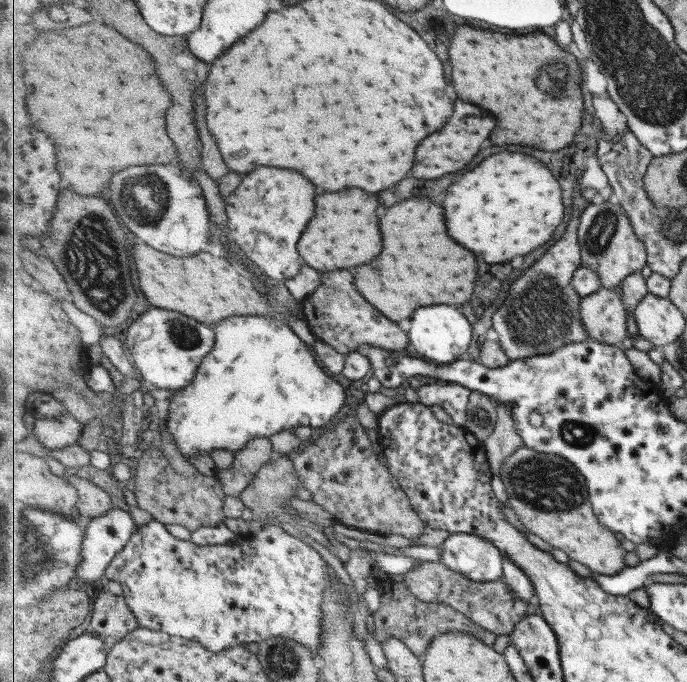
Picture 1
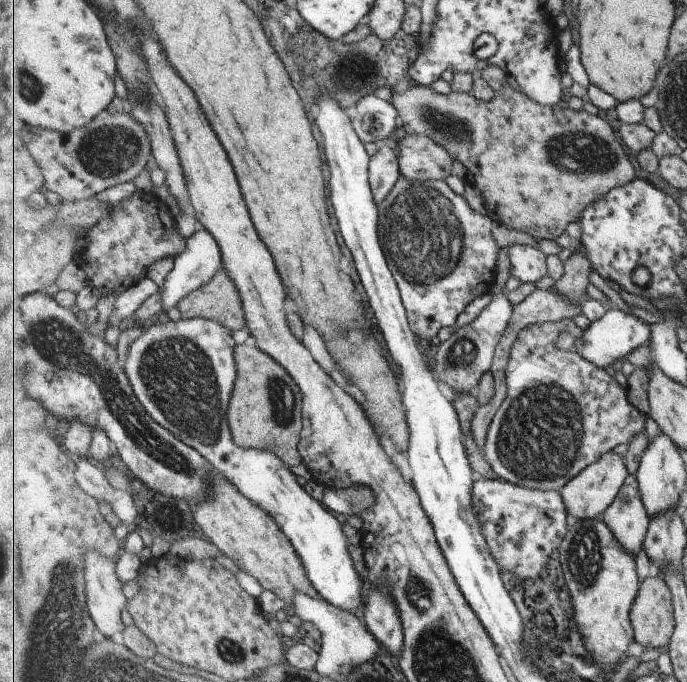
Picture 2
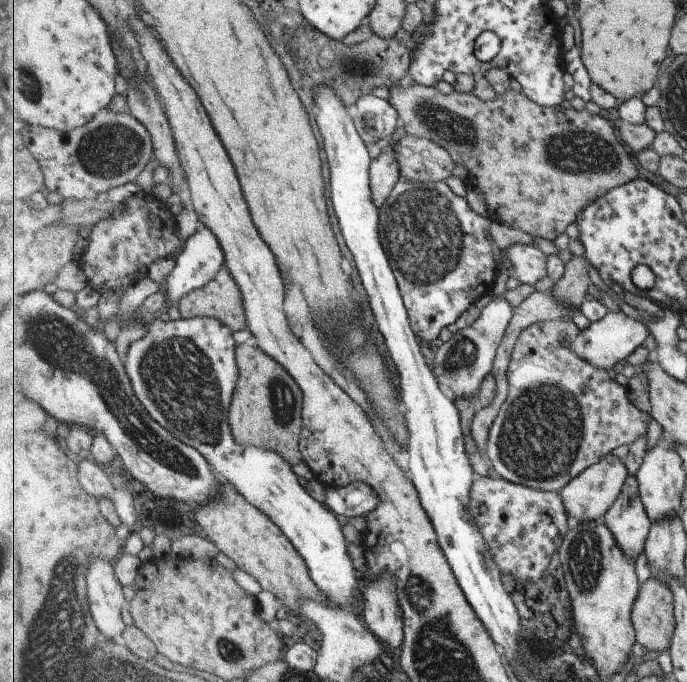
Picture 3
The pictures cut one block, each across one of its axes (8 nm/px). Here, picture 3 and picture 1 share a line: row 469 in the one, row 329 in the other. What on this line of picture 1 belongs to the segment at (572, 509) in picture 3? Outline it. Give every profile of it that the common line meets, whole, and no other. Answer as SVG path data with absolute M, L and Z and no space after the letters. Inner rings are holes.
M603 287L583 298L581 315L589 338L617 346L627 343L627 310L624 301L613 289Z

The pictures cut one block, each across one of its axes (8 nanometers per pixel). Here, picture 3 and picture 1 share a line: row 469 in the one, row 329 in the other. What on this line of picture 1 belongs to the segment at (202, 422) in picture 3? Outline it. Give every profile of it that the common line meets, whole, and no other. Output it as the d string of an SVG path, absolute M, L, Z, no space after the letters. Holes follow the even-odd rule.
M230 316L225 320L219 321L213 326L215 332L217 332L217 341L215 341L215 347L213 351L207 354L207 358L203 359L203 363L199 365L199 371L195 373L193 381L183 387L183 389L175 389L173 391L173 397L170 398L168 406L167 418L167 430L173 434L175 438L175 444L177 448L181 450L183 456L199 456L199 454L205 454L205 452L213 452L213 450L230 450L236 454L239 450L243 450L247 443L255 438L271 437L283 430L293 430L295 426L309 426L316 432L320 431L321 426L325 426L329 422L335 420L335 416L338 416L342 412L343 406L345 406L345 388L333 380L331 376L325 374L325 368L314 356L311 350L311 346L303 342L293 330L288 326L287 322L276 316Z

